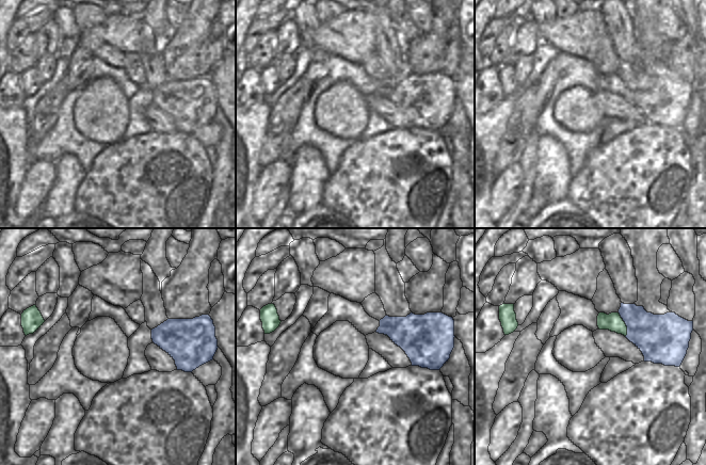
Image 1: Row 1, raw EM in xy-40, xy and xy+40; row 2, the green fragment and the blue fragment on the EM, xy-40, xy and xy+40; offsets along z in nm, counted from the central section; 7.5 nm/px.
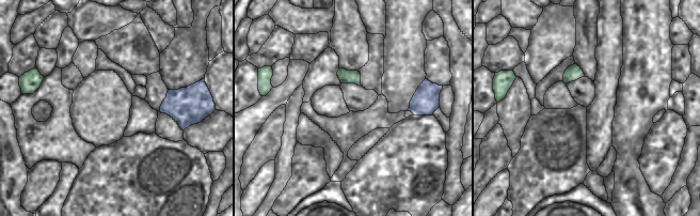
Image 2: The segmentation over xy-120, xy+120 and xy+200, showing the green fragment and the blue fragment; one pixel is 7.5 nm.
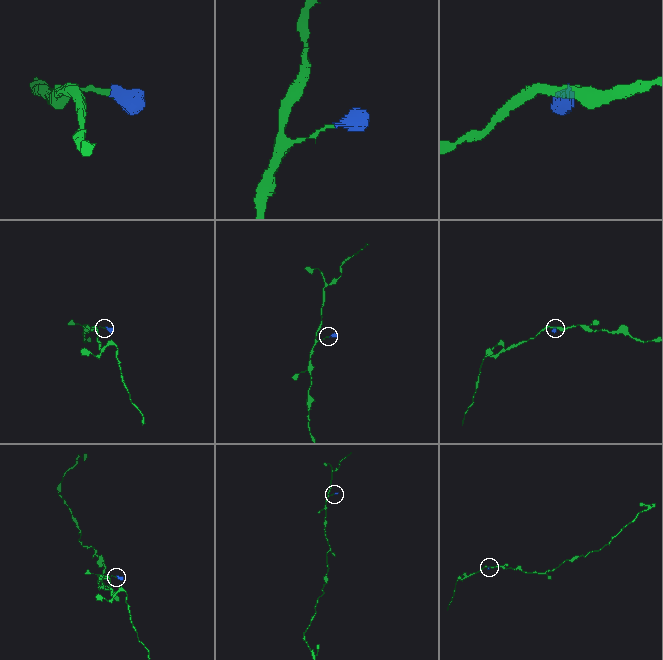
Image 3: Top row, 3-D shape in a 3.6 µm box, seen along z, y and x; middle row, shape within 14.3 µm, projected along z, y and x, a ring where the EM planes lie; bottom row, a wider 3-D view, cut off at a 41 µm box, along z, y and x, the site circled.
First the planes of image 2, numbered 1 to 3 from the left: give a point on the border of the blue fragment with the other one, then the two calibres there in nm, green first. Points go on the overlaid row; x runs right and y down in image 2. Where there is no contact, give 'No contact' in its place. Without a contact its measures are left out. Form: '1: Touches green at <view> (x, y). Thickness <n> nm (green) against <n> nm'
1: No contact
2: No contact
3: No contact

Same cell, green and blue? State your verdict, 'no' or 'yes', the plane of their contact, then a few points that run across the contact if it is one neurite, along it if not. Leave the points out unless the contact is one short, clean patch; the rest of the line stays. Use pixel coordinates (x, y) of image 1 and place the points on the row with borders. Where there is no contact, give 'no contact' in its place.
yes | xy+40 | xy+40 (613, 322), (625, 324), (637, 324), (656, 335)

